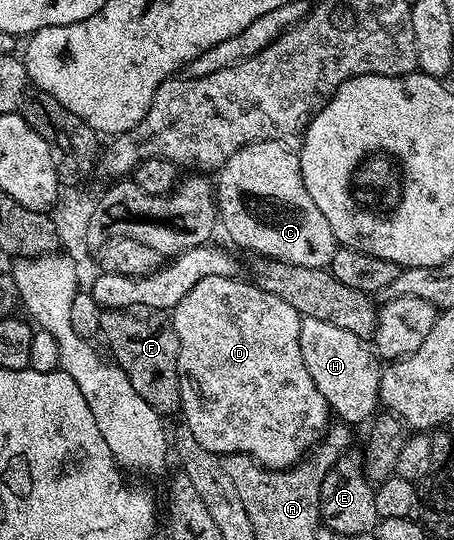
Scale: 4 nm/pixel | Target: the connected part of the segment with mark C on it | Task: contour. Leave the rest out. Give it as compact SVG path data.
M272 141L249 143L228 157L216 178L216 211L232 242L267 259L329 268L336 250L332 225L304 189L297 150Z

